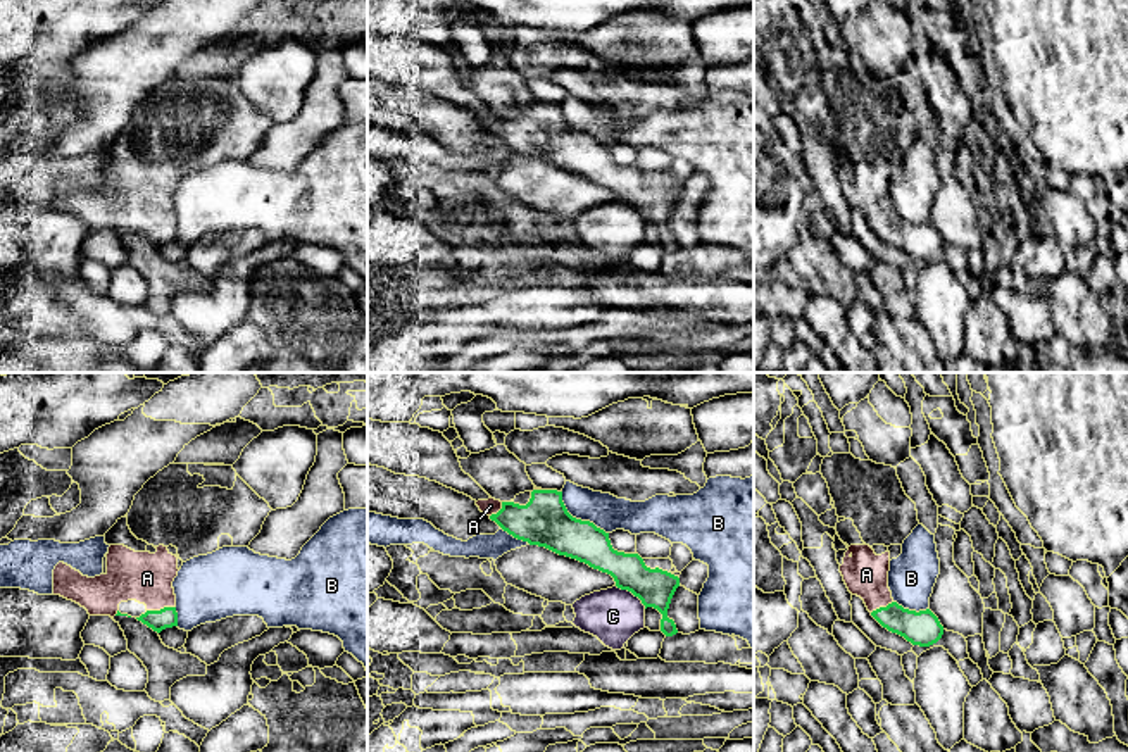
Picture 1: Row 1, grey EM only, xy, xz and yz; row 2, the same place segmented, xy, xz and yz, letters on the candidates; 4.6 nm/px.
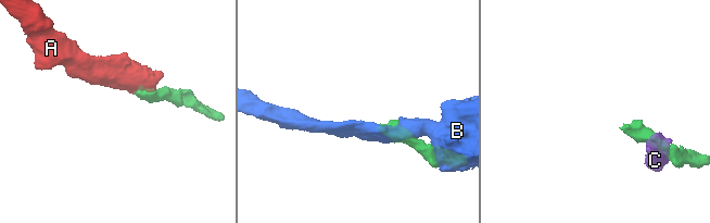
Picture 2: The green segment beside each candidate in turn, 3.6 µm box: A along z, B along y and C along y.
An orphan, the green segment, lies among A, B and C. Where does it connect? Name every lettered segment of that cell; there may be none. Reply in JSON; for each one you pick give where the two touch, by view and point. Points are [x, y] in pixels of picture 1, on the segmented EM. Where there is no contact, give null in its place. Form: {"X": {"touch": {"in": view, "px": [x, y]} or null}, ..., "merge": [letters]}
{"A": {"touch": {"in": "xy", "px": [161, 609]}}, "merge": ["A"]}

